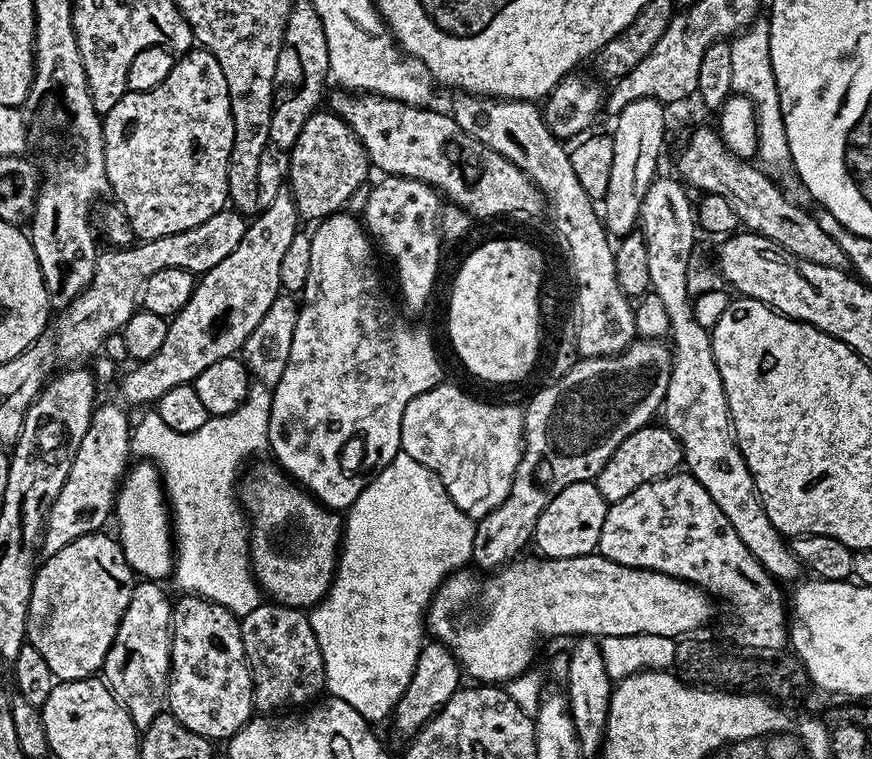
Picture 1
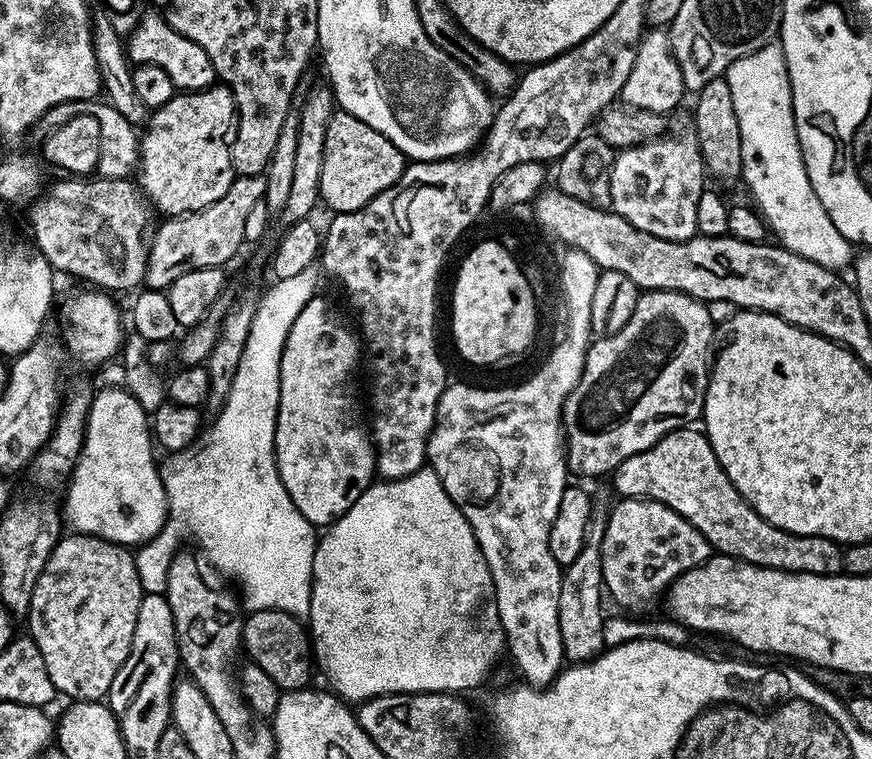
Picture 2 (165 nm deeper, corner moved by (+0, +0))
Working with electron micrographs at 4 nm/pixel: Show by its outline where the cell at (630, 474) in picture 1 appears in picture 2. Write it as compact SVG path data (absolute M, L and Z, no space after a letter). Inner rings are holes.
M695 427L674 430L654 446L626 458L616 468L614 479L621 497L662 502L686 518L717 553L783 572L819 576L839 576L844 572L844 548L837 541L825 536L795 536L763 520L730 482L707 436Z

